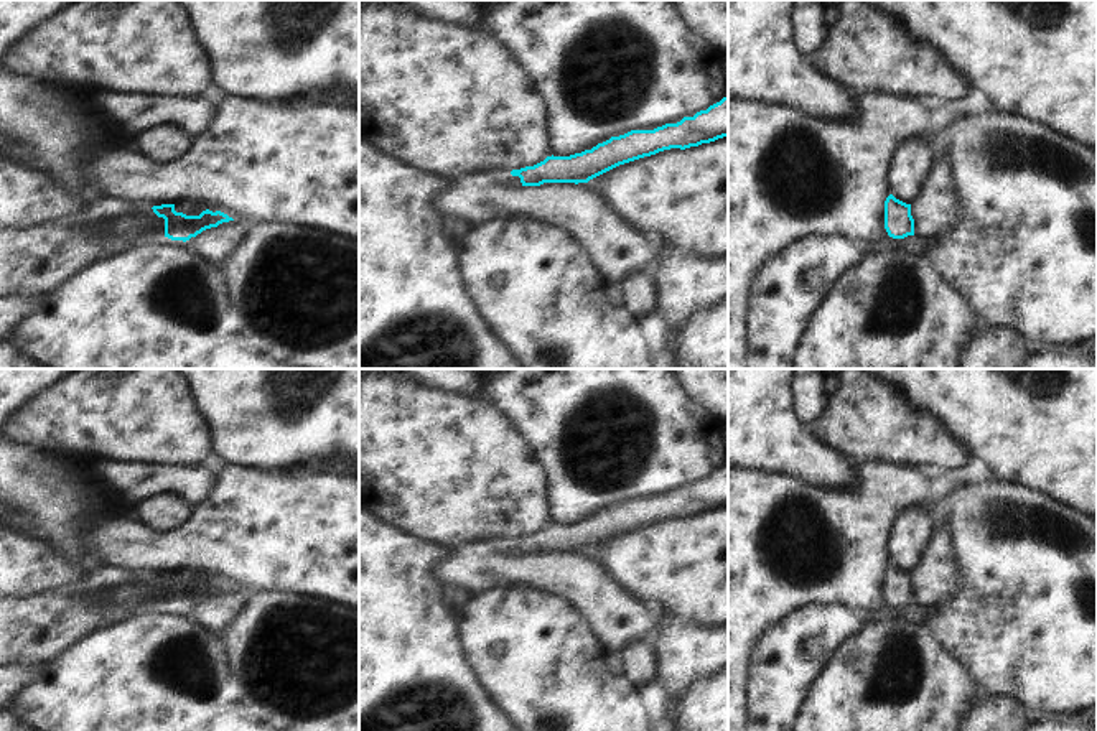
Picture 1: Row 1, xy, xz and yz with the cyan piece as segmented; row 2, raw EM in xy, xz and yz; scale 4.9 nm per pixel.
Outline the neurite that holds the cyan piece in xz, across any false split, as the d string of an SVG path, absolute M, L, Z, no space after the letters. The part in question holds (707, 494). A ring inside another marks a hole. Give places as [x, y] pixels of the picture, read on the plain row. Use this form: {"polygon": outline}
{"polygon": "M728 464L697 481L693 486L684 486L677 492L665 492L654 499L631 499L619 505L598 512L591 519L570 525L547 525L544 530L520 538L483 538L476 542L476 552L483 555L540 555L544 552L588 552L590 548L634 528L656 524L670 517L690 517L728 505Z"}

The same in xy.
{"polygon": "M120 568L109 570L110 580L86 599L104 611L109 619L132 617L138 608L165 603L171 609L189 609L206 598L234 589L221 580L203 580L199 584L186 584L175 580L175 573L135 576Z"}

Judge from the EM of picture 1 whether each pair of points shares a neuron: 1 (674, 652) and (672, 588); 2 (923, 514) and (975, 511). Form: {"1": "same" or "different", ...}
{"1": "different", "2": "different"}

